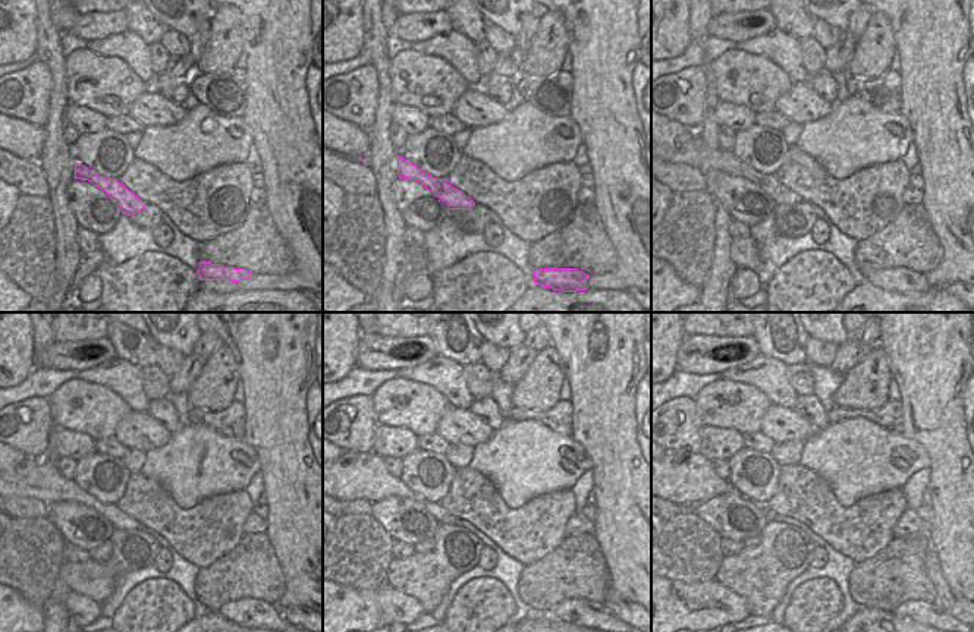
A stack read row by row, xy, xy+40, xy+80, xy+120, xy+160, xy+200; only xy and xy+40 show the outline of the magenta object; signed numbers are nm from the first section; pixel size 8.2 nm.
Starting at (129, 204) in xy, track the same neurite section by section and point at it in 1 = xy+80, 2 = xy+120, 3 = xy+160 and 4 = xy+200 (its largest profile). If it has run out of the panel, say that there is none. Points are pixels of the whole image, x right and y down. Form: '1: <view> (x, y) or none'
1: xy+80 (697, 154)
2: xy+120 (40, 478)
3: xy+160 (352, 475)
4: xy+200 (681, 477)

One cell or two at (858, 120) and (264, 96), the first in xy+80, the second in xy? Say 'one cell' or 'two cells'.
two cells

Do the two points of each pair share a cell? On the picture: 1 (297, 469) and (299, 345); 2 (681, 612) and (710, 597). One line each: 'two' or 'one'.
1: one
2: one

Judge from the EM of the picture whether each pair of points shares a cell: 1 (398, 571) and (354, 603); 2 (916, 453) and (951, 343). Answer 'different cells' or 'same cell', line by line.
1: different cells
2: different cells

